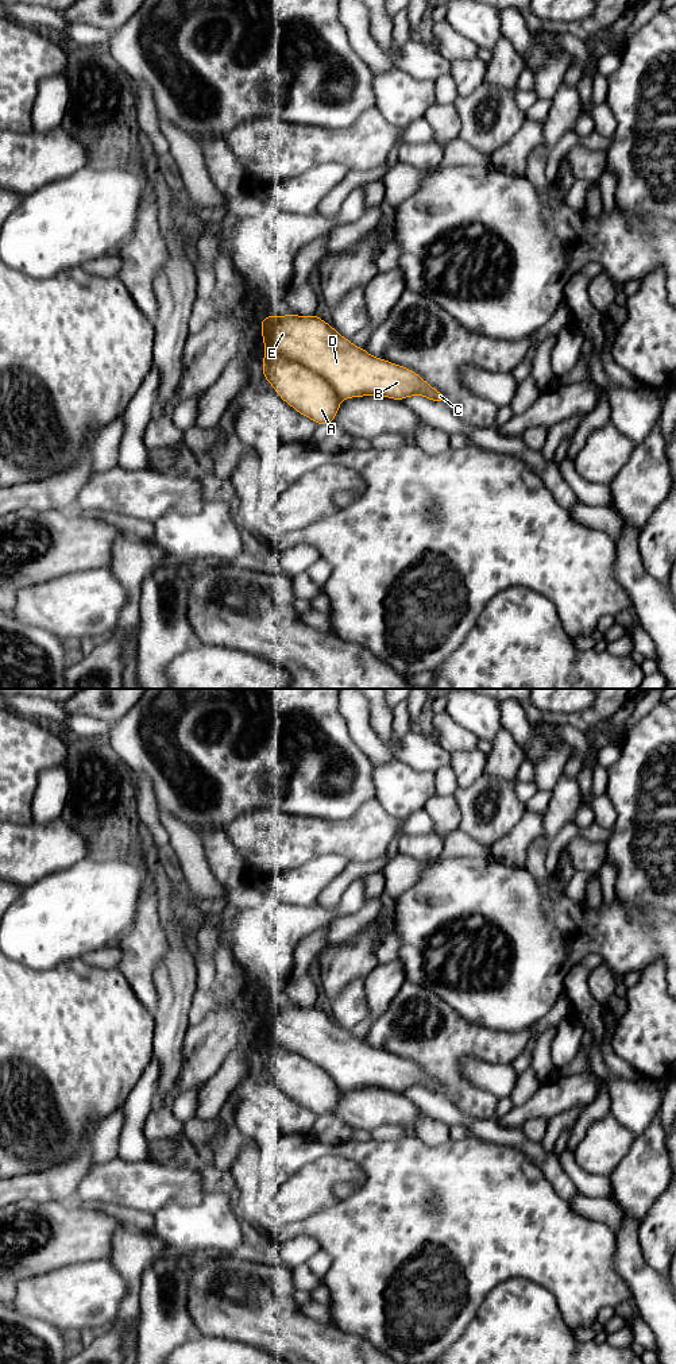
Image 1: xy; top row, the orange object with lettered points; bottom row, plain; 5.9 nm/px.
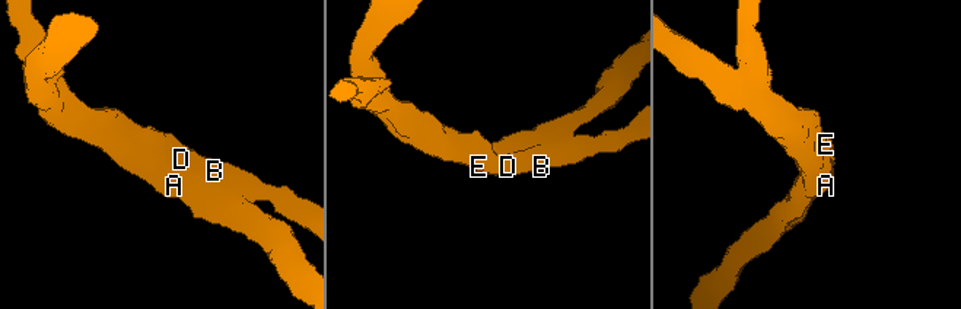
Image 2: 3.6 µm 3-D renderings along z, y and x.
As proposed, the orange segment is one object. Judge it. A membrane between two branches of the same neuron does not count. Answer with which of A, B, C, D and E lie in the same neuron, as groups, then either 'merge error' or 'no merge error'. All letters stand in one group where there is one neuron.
A B C D E; no merge error

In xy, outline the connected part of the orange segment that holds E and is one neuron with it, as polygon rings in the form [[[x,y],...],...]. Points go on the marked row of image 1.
[[[270,315],[263,317],[260,324],[266,348],[262,361],[264,379],[285,402],[317,425],[333,424],[343,398],[383,396],[402,401],[410,396],[424,396],[444,404],[444,393],[437,392],[421,375],[401,365],[370,355],[317,315]]]

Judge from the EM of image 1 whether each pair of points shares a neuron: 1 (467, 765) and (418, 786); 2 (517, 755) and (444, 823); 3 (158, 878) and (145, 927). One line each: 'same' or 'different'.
1: different
2: same
3: same

